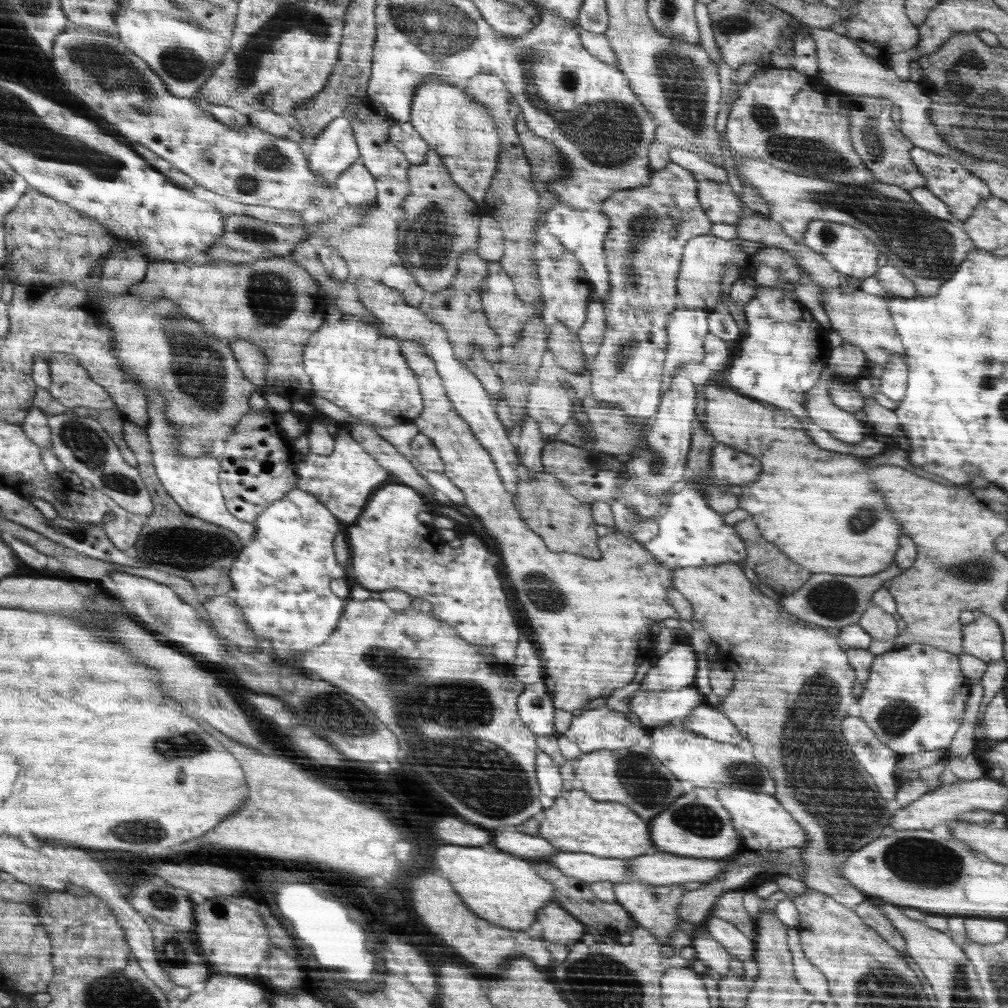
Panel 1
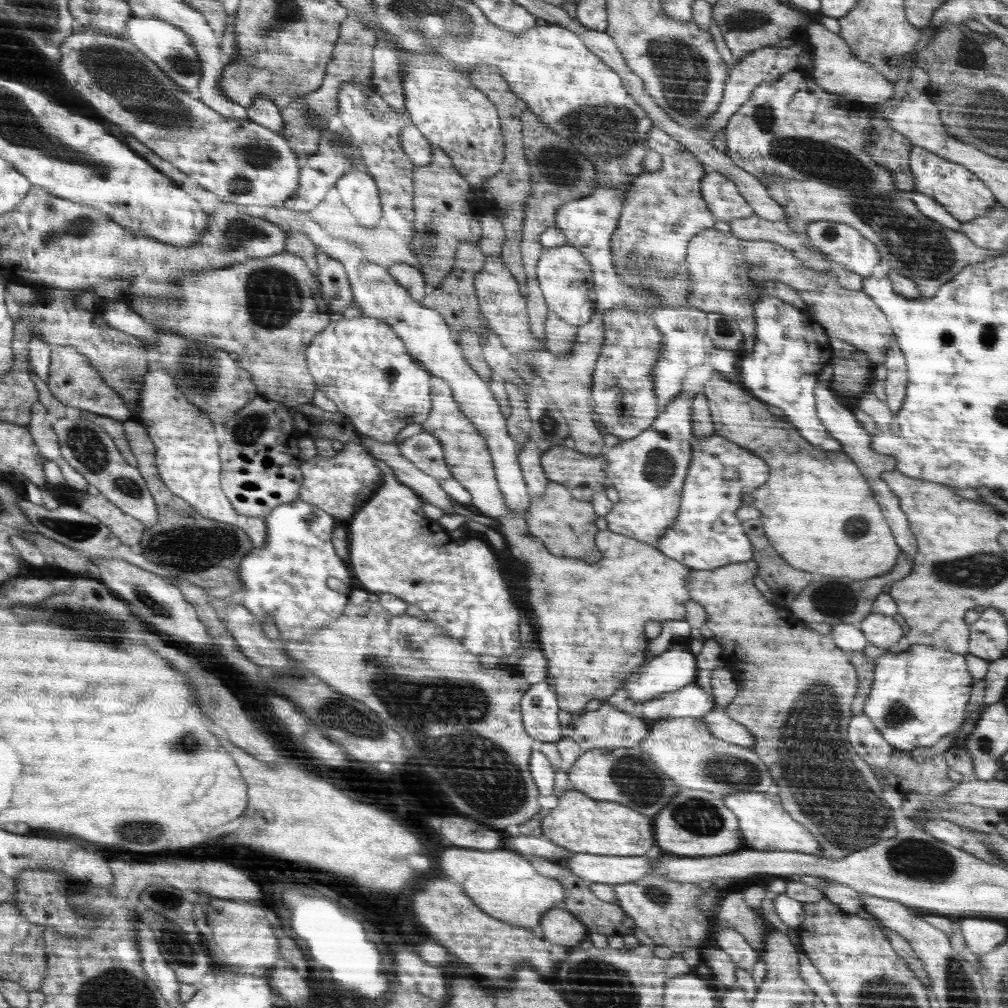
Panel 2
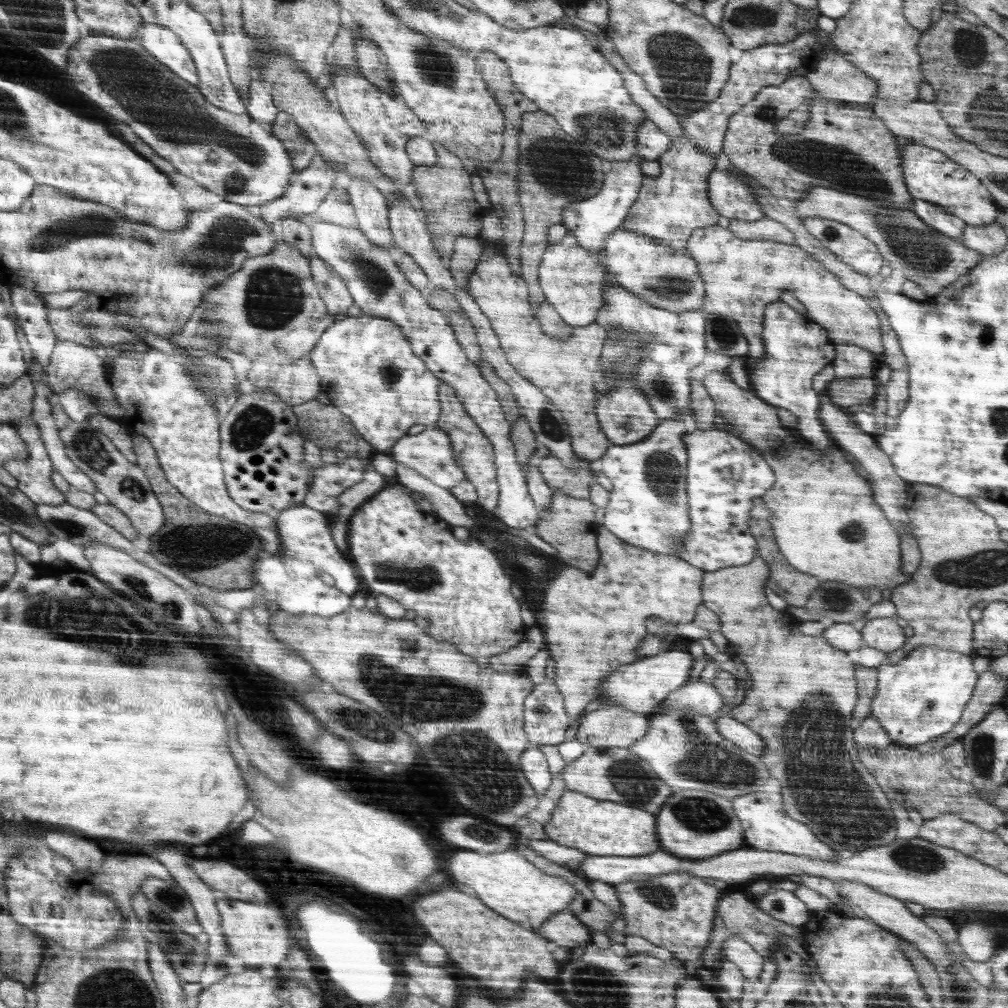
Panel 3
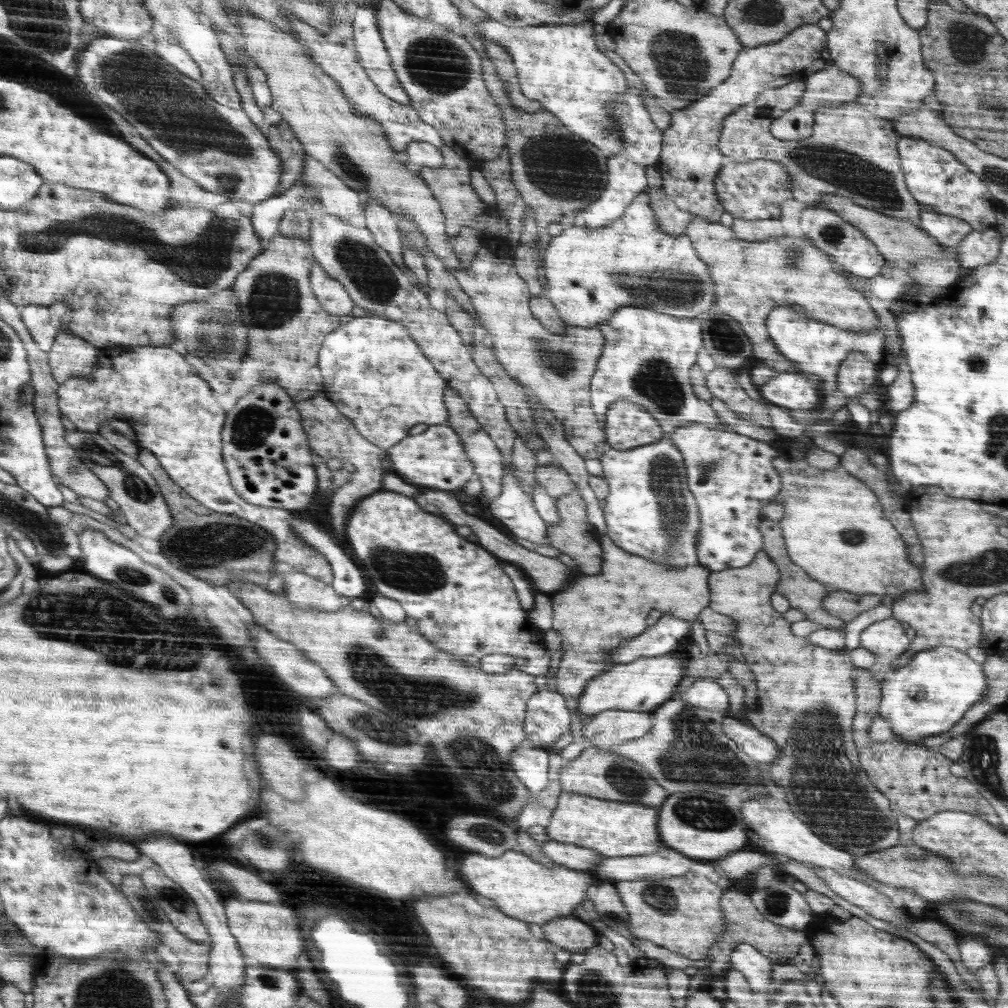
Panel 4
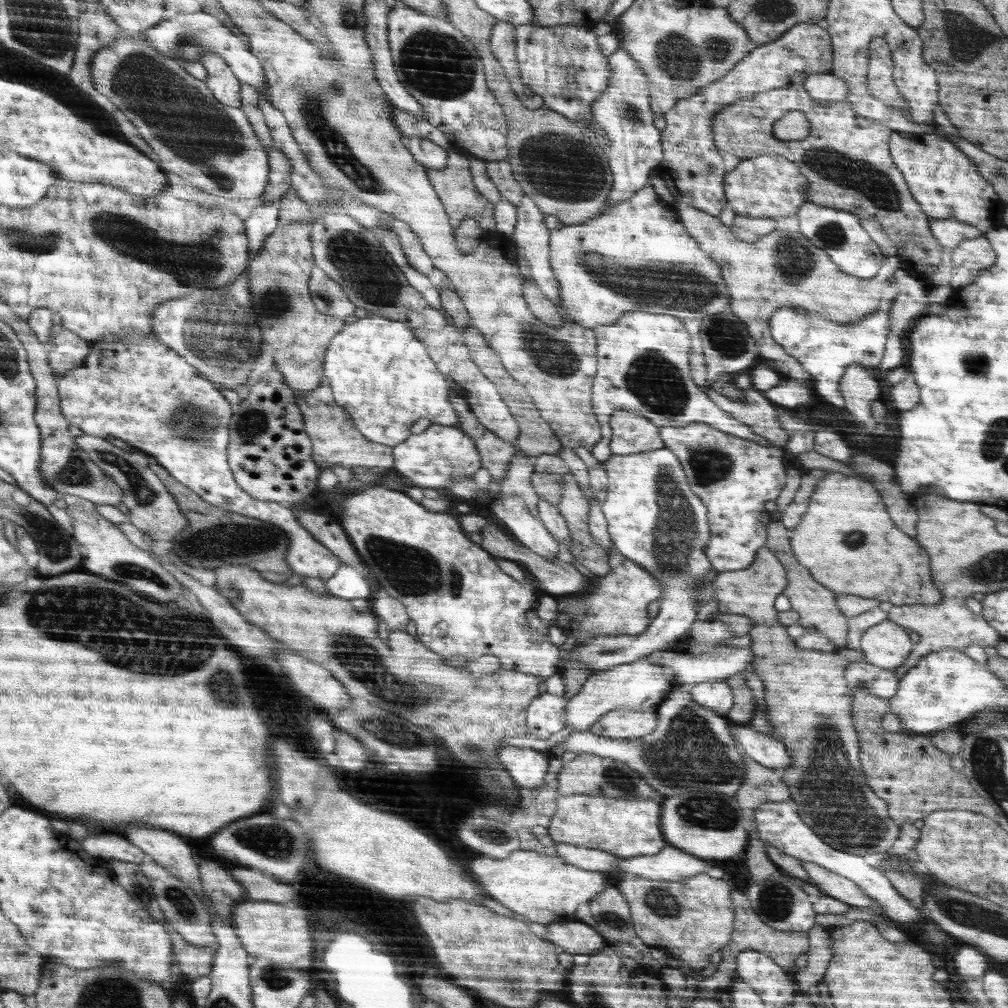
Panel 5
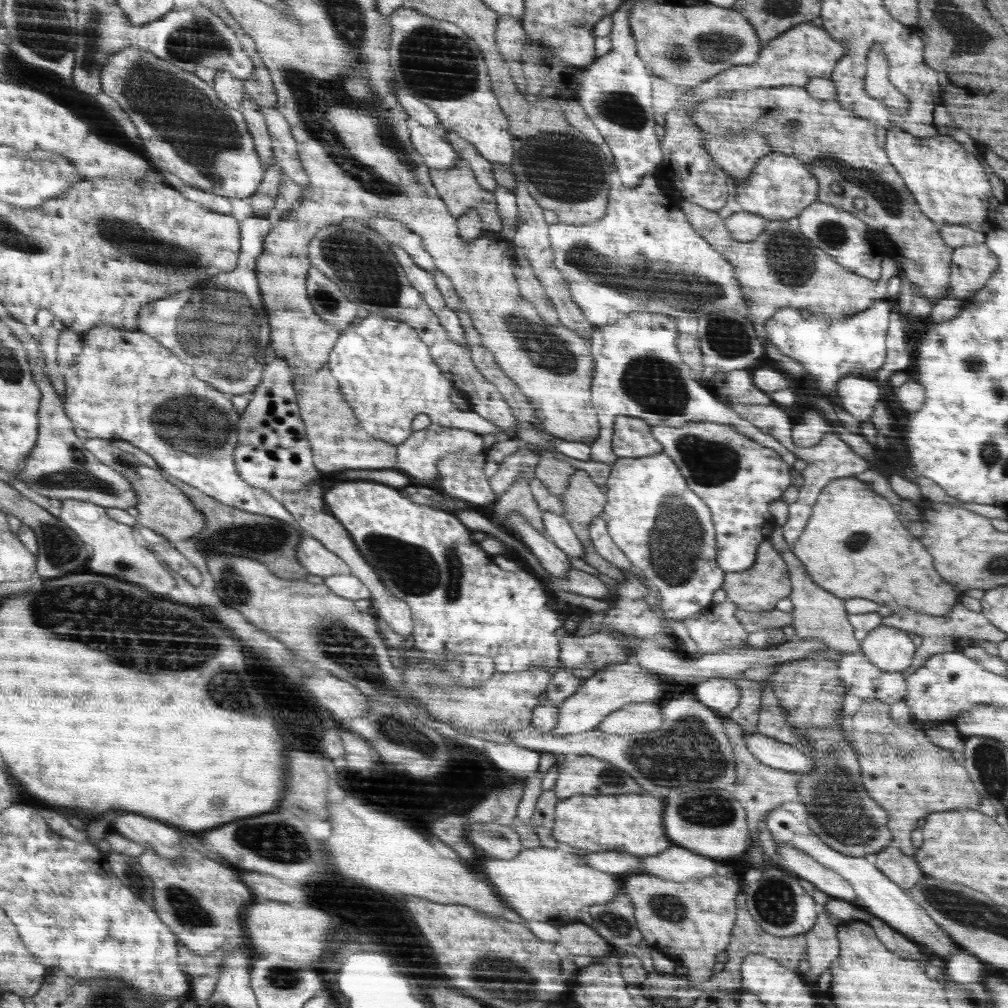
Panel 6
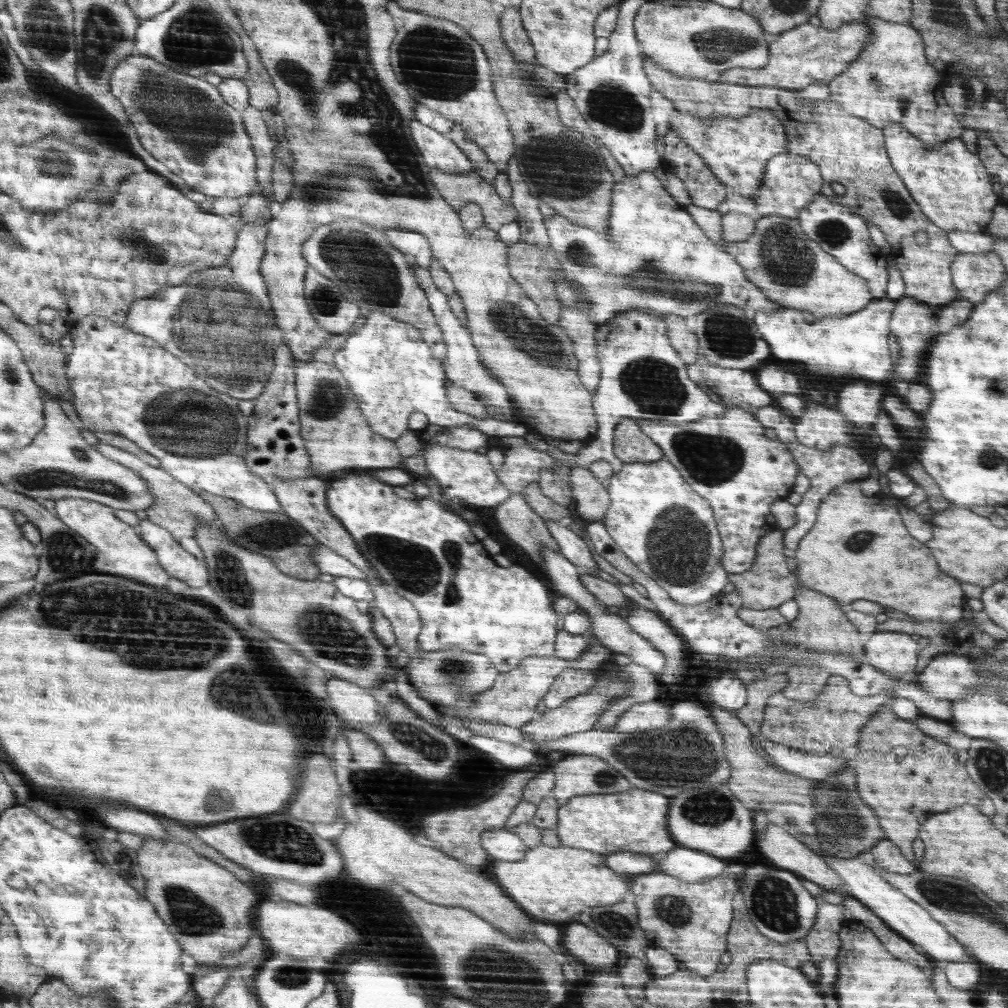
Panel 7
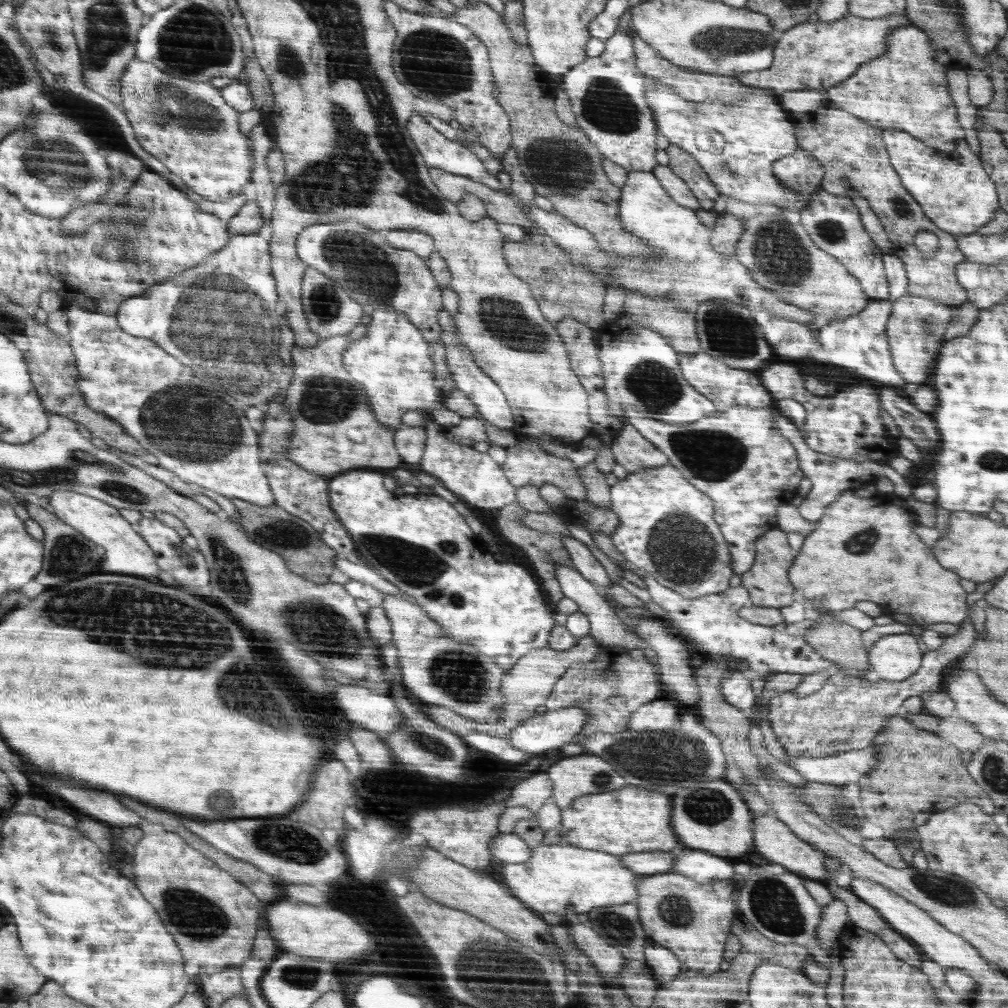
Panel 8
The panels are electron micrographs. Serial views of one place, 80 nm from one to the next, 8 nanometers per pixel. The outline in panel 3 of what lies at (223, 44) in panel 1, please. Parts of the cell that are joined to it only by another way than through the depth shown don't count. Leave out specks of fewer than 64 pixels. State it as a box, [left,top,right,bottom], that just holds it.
[138,22,201,86]

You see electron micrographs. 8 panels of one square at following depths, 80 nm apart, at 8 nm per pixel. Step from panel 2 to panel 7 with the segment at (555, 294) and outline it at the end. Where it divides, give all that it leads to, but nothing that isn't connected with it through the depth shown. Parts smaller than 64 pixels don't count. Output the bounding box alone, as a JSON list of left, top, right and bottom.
[544,172,782,324]

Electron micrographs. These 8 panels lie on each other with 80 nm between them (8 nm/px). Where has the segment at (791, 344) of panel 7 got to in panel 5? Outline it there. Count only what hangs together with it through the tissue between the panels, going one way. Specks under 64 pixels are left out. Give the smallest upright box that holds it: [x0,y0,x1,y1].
[769,307,891,408]

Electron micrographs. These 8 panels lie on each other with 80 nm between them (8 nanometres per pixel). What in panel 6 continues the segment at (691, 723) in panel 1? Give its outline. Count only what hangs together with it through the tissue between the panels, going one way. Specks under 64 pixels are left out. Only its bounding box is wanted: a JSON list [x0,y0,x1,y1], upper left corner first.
[743,732,816,774]

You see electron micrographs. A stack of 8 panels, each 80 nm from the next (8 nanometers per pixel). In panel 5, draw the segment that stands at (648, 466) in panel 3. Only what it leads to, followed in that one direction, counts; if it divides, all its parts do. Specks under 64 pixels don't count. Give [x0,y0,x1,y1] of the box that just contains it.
[568,446,718,672]

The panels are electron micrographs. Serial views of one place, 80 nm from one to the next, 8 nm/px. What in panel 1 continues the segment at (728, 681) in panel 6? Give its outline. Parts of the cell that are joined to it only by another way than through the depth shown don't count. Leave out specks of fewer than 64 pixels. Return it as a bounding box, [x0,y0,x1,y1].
[629,685,712,728]

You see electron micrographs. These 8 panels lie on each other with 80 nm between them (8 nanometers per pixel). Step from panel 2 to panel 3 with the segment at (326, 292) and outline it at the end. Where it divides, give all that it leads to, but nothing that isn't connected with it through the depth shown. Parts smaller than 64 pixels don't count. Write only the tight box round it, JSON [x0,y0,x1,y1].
[309,255,352,315]

